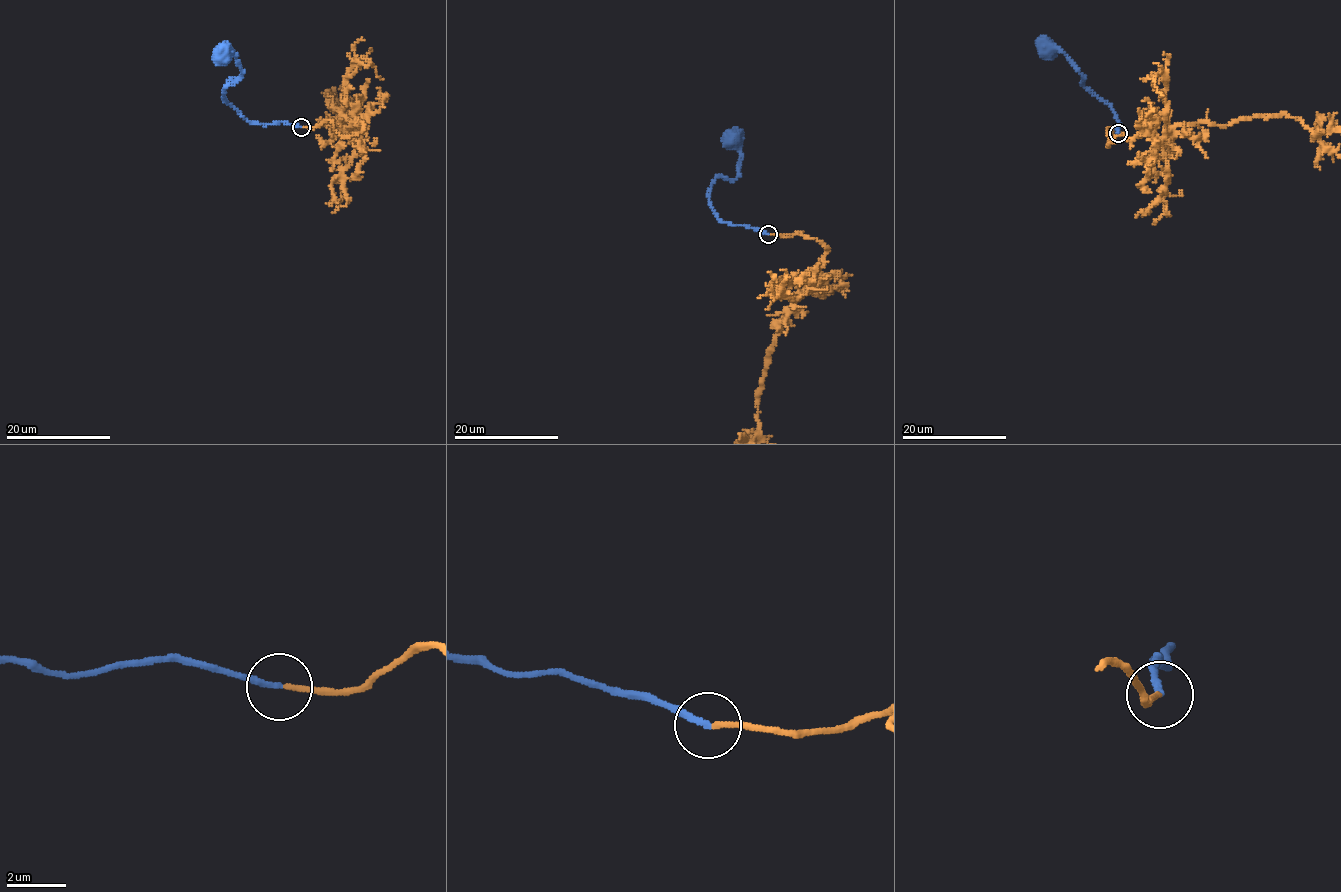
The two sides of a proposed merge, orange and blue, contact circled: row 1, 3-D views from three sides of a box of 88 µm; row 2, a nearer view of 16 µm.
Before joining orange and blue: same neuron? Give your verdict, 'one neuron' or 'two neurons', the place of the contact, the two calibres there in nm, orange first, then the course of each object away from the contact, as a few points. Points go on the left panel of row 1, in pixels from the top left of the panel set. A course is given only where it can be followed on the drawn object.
one neuron; place (301, 127); calibres 190 and 200 nm; course orange (301, 127), (359, 133), (326, 93), (356, 102), (367, 79); course blue (301, 127), (249, 122), (225, 100), (222, 93), (242, 72), (235, 55), (221, 56)

